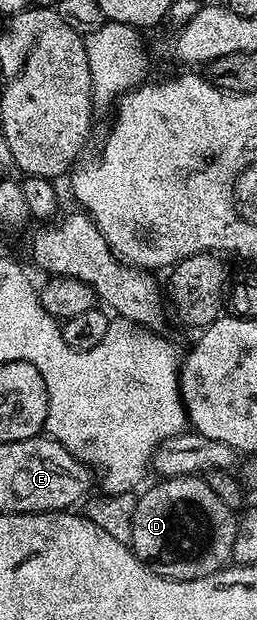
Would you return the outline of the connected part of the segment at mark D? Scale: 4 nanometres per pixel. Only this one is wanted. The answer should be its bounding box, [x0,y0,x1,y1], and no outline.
[132,475,237,580]

